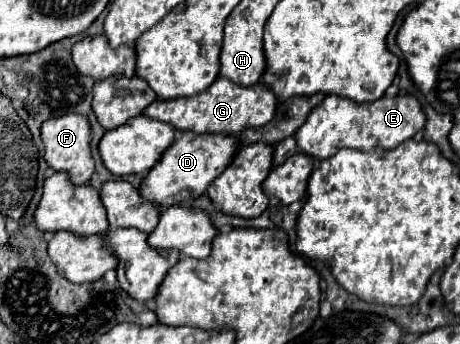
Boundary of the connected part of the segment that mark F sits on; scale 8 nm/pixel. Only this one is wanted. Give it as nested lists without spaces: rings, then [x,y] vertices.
[[[71,113],[71,115],[47,119],[41,127],[41,139],[45,145],[45,161],[49,163],[49,167],[53,167],[55,171],[69,173],[75,185],[83,185],[91,179],[95,171],[95,161],[91,155],[91,125],[85,115]]]

